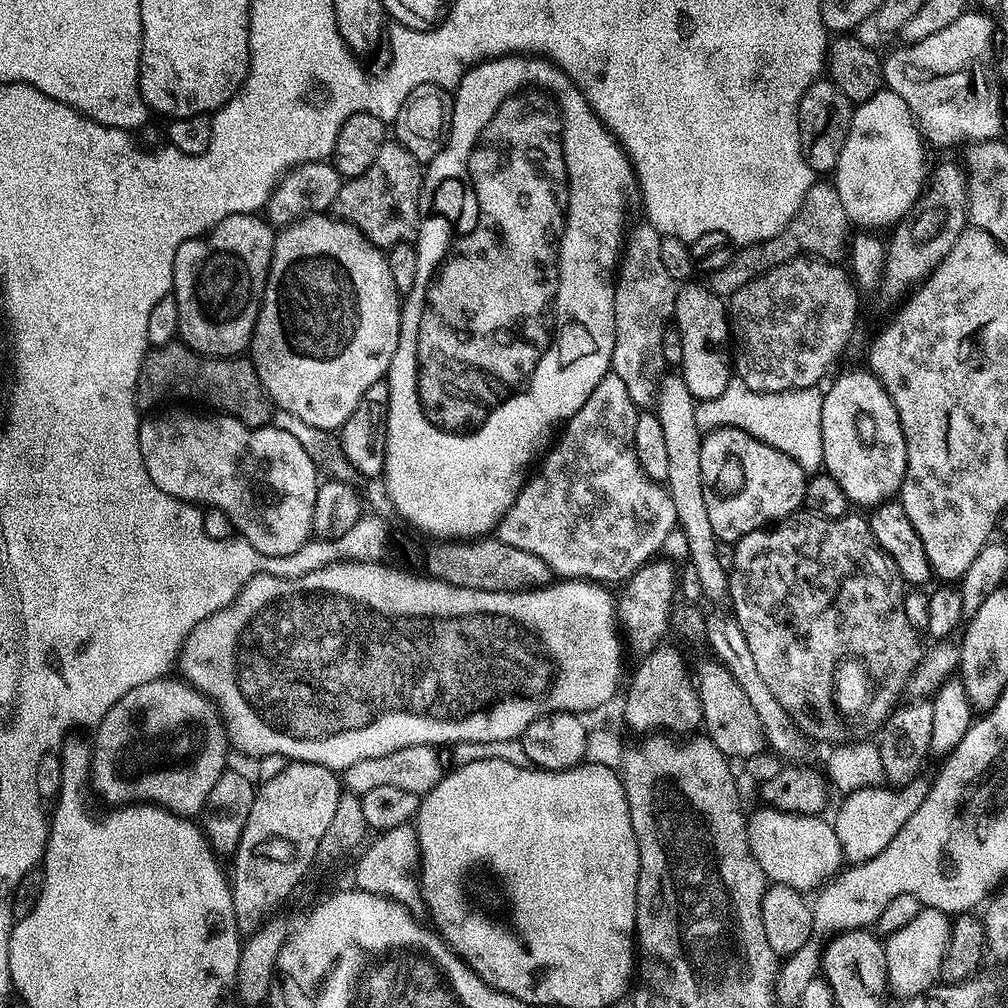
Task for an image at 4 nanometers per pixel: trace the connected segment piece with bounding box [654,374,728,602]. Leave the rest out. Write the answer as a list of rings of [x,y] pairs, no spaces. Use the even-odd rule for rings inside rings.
[[[679,374],[661,375],[656,390],[654,411],[662,422],[662,430],[666,437],[668,452],[668,472],[666,487],[674,502],[676,523],[689,542],[687,559],[694,570],[698,570],[698,578],[702,581],[704,600],[728,600],[728,569],[718,562],[716,553],[717,538],[710,526],[710,514],[706,514],[706,498],[702,482],[702,458],[700,457],[700,442],[702,433],[696,421],[697,401],[693,400],[686,386],[684,377]]]

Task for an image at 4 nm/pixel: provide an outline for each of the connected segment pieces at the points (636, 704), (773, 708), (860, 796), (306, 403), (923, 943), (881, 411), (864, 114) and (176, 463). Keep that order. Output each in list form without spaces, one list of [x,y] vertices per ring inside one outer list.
[[[661,646],[639,661],[628,684],[628,701],[624,704],[624,720],[632,728],[671,730],[676,734],[692,734],[701,727],[704,711],[700,705],[697,681],[688,673],[688,664],[676,648]]]
[[[731,614],[709,615],[706,620],[706,634],[709,635],[708,638],[716,650],[717,656],[715,657],[726,665],[730,674],[734,674],[734,682],[738,682],[738,686],[742,686],[742,691],[746,693],[746,698],[750,698],[750,706],[754,706],[754,710],[758,714],[758,722],[762,722],[765,745],[781,758],[798,755],[804,748],[804,742],[800,738],[802,736],[795,724],[794,717],[785,710],[782,702],[778,702],[778,698],[774,698],[774,694],[770,694],[766,682],[754,662],[754,654],[750,654],[746,634],[742,634],[735,616]]]
[[[918,778],[895,790],[888,786],[873,786],[847,793],[841,799],[844,801],[836,812],[836,820],[834,819],[834,827],[838,834],[838,842],[844,851],[845,861],[861,864],[874,858],[874,854],[882,854],[882,850],[890,846],[890,838],[894,838],[894,834],[898,834],[898,830],[906,826],[906,818],[910,818],[910,814],[914,814],[914,810],[922,806],[929,787],[927,779],[924,781],[924,778]]]
[[[309,214],[292,224],[281,227],[274,242],[270,270],[266,278],[266,286],[262,294],[262,302],[258,310],[256,325],[252,331],[250,345],[252,365],[256,368],[258,378],[262,382],[264,391],[268,393],[269,400],[279,411],[294,414],[294,418],[302,418],[302,422],[307,422],[310,426],[321,428],[327,432],[339,430],[346,422],[346,418],[350,418],[350,414],[354,414],[354,406],[358,406],[362,394],[366,394],[366,390],[370,390],[370,386],[374,386],[374,382],[387,377],[388,367],[394,358],[394,350],[398,350],[401,311],[402,296],[396,291],[394,278],[390,278],[387,255],[376,245],[371,244],[365,238],[364,233],[359,232],[353,224],[332,214]]]
[[[921,907],[918,918],[913,918],[909,924],[902,926],[902,930],[887,937],[883,945],[891,991],[896,991],[900,998],[925,995],[940,980],[942,958],[948,949],[951,933],[949,913],[939,912],[937,908]]]
[[[863,371],[838,377],[823,393],[822,454],[823,471],[846,490],[848,501],[871,510],[899,493],[908,459],[902,422],[890,394],[871,371]]]
[[[881,90],[866,102],[855,105],[846,146],[838,154],[834,187],[849,221],[860,230],[891,229],[916,205],[924,190],[926,141],[912,117],[910,106],[898,94]]]
[[[159,412],[145,415],[138,426],[142,462],[158,490],[166,490],[166,494],[190,504],[224,511],[233,529],[267,558],[292,556],[307,542],[308,536],[313,535],[318,469],[310,454],[302,450],[298,438],[271,426],[251,428],[223,414],[199,416],[196,412]]]

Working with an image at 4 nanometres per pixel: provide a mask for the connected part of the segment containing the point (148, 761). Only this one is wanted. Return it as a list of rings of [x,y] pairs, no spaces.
[[[161,678],[151,680],[142,686],[134,686],[130,694],[118,698],[114,706],[102,718],[102,722],[96,725],[94,735],[90,740],[90,788],[105,800],[108,806],[131,806],[133,804],[155,804],[157,808],[165,808],[167,812],[173,812],[176,816],[185,818],[196,818],[204,812],[204,803],[210,796],[210,790],[214,788],[214,782],[225,772],[230,751],[230,741],[228,733],[224,731],[224,721],[220,719],[220,713],[216,710],[216,705],[200,692],[197,692],[190,684],[183,682],[181,679],[168,680]]]

